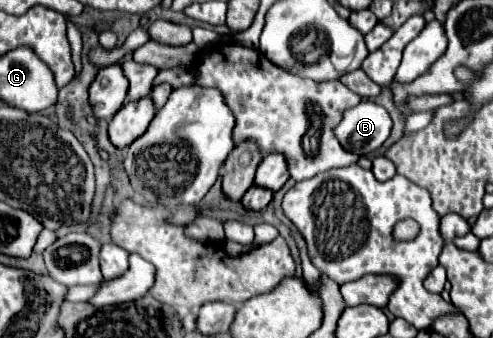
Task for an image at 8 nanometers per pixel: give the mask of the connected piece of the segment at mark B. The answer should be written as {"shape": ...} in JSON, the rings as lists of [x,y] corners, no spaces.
{"shape":[[[360,101],[356,107],[352,107],[344,113],[342,123],[336,127],[336,137],[346,151],[352,151],[358,155],[368,155],[368,153],[376,151],[388,139],[390,131],[392,131],[392,119],[390,119],[388,111],[372,101]]]}

